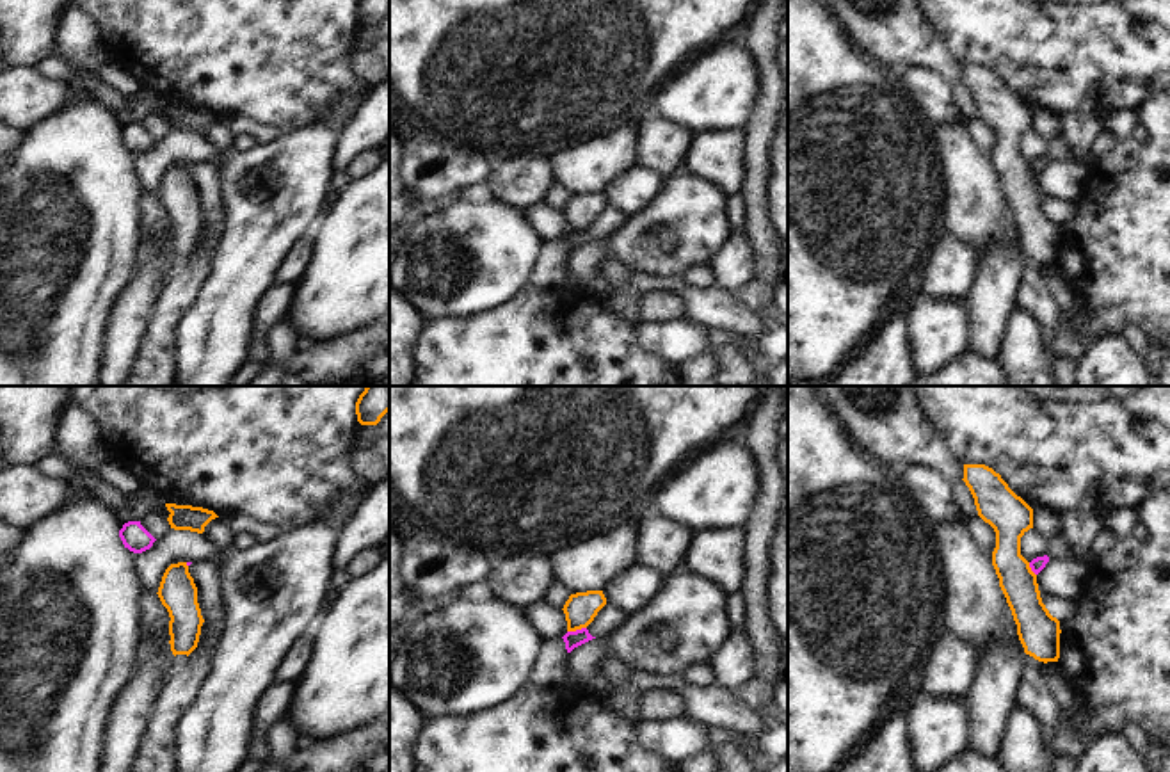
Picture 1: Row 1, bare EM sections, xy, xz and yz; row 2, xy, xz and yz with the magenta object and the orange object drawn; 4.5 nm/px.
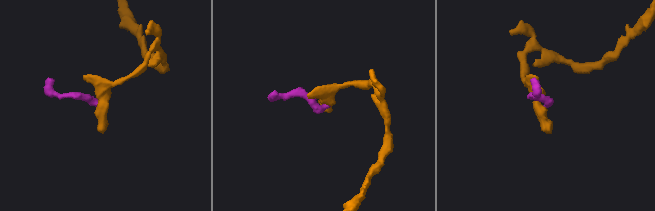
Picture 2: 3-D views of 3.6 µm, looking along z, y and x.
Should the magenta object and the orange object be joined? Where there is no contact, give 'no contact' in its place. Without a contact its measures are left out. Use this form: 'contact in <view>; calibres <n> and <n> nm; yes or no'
contact in xz; calibres 80 and 150 nm; no

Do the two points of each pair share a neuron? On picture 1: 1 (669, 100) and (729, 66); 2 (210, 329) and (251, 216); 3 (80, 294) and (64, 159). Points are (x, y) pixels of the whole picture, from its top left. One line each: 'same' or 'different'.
1: same
2: same
3: same

